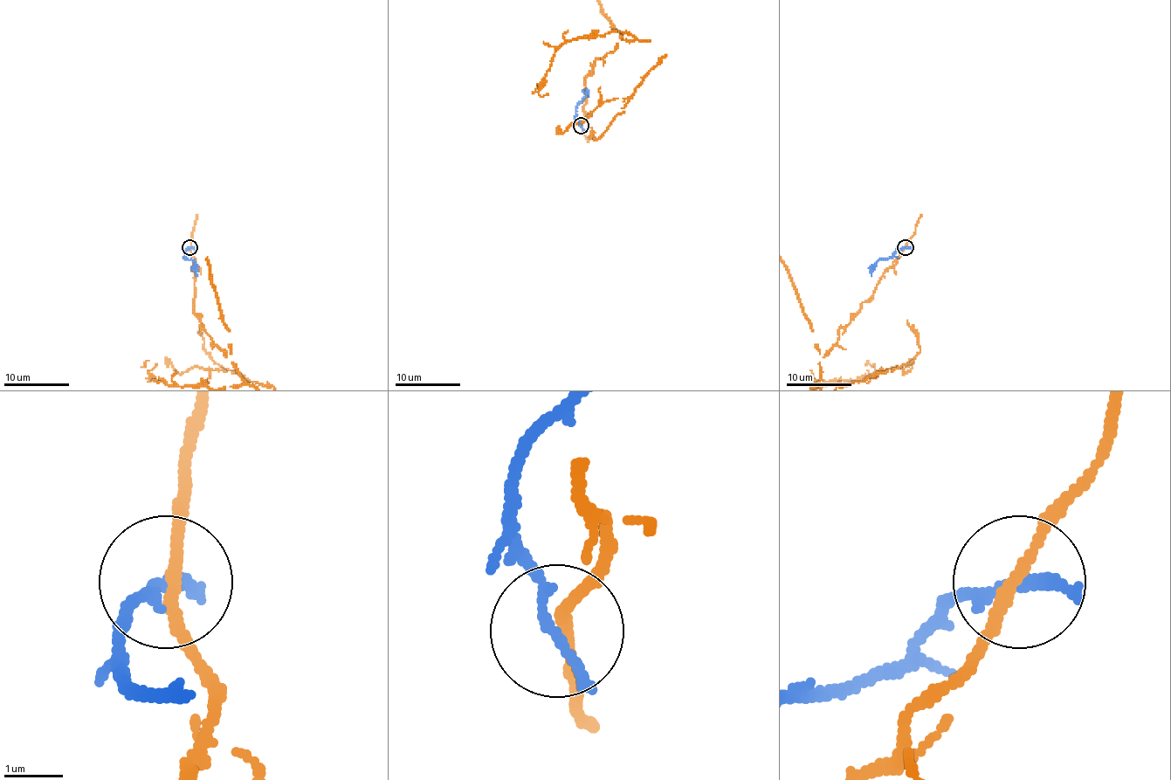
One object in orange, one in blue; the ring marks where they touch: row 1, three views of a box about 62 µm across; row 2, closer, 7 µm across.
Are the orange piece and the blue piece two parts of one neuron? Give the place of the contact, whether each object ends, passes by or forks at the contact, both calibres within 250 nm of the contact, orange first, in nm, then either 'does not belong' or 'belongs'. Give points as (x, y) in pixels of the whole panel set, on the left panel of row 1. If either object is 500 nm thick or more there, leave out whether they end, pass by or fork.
(189, 247) | orange passes by | blue ends | 190/240 nm | does not belong

